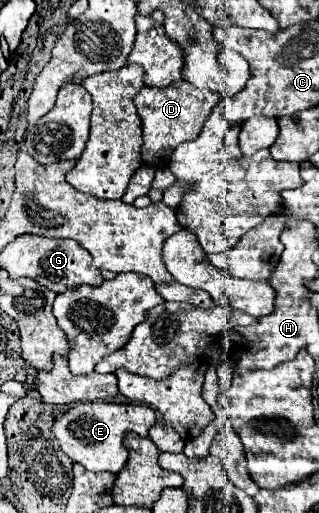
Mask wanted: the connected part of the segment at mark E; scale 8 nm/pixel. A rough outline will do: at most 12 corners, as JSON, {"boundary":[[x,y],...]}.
{"boundary":[[78,403],[54,423],[88,471],[120,473],[126,433],[148,437],[148,405]]}

